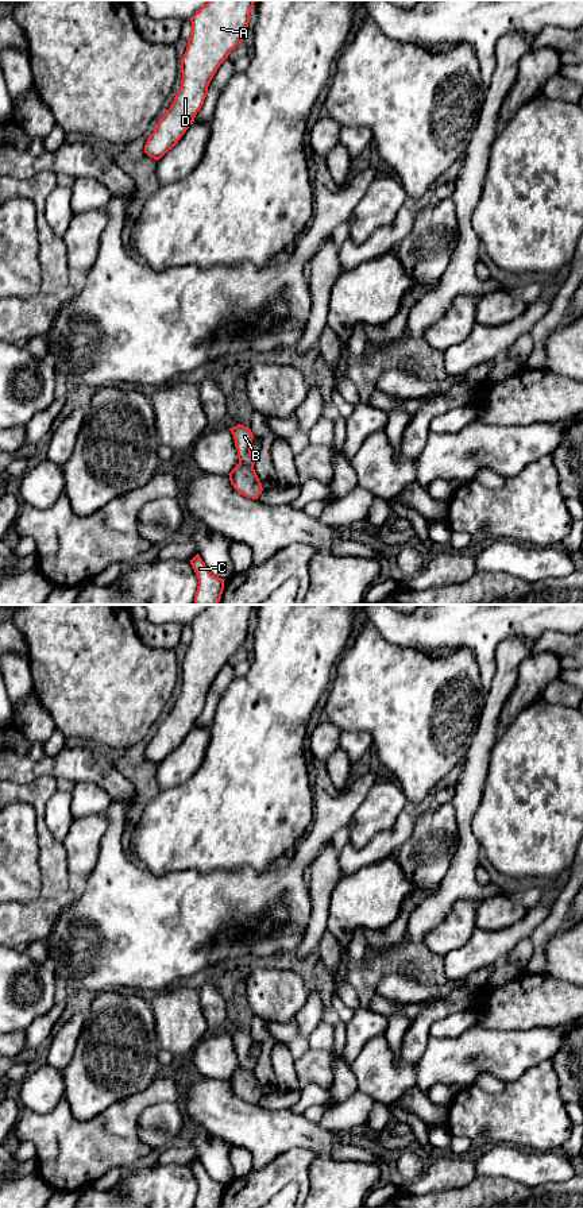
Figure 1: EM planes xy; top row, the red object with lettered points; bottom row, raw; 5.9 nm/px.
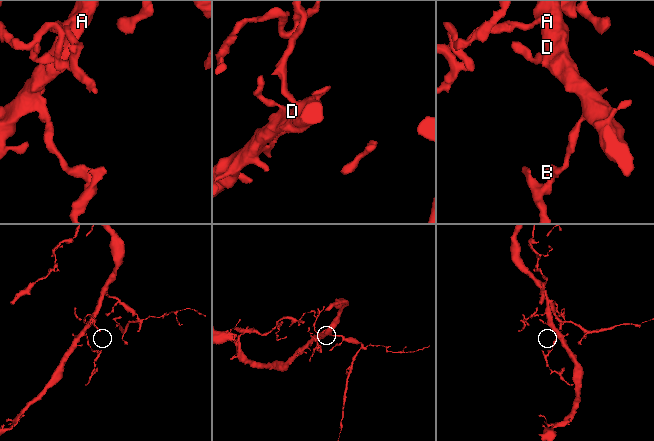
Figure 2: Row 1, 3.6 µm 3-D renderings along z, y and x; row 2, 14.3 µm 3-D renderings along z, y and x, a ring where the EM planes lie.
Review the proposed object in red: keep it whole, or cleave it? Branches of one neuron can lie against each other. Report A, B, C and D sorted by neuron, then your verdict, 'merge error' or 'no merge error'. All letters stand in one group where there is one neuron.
groups A B D / C; merge error

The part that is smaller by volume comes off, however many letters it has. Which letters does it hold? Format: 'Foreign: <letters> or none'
Foreign: C

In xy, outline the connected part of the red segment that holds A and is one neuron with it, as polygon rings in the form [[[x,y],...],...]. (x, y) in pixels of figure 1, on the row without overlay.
[[[208,605],[190,622],[192,640],[181,664],[181,692],[144,749],[148,761],[161,764],[193,729],[217,674],[243,647],[254,607]]]

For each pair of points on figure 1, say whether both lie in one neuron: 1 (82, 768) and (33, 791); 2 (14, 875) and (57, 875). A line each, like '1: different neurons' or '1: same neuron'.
1: different neurons
2: different neurons

